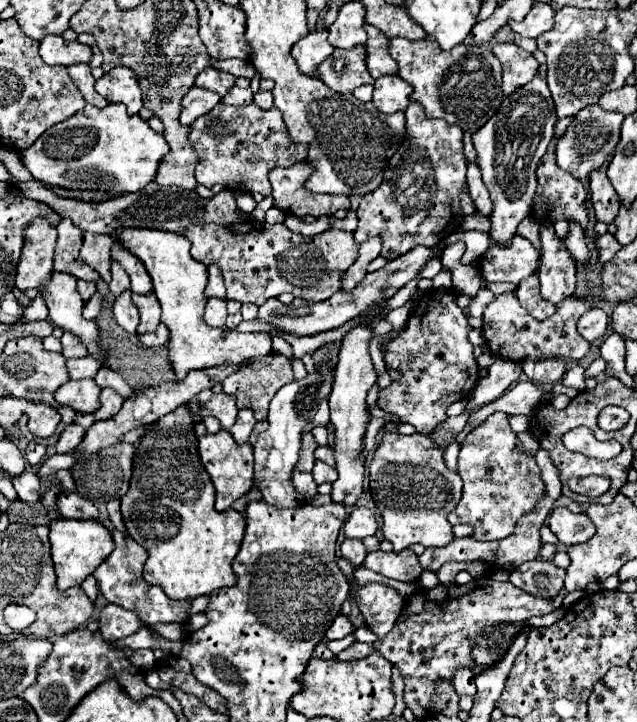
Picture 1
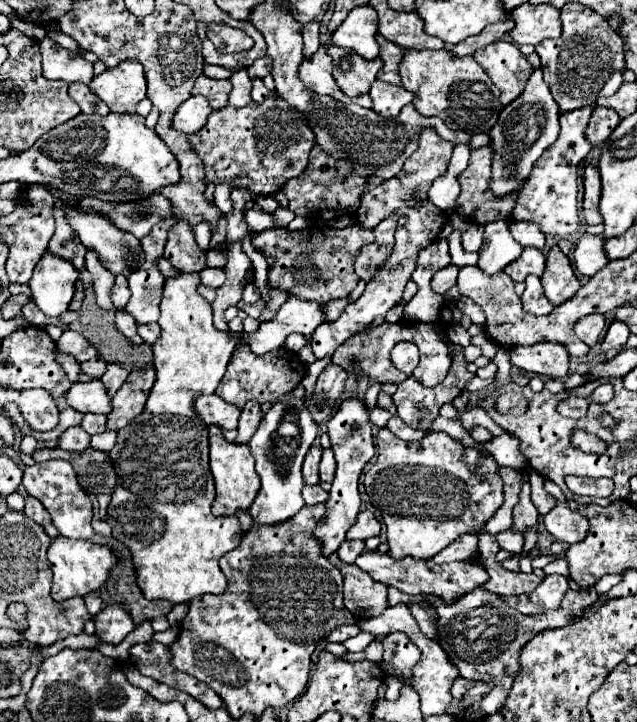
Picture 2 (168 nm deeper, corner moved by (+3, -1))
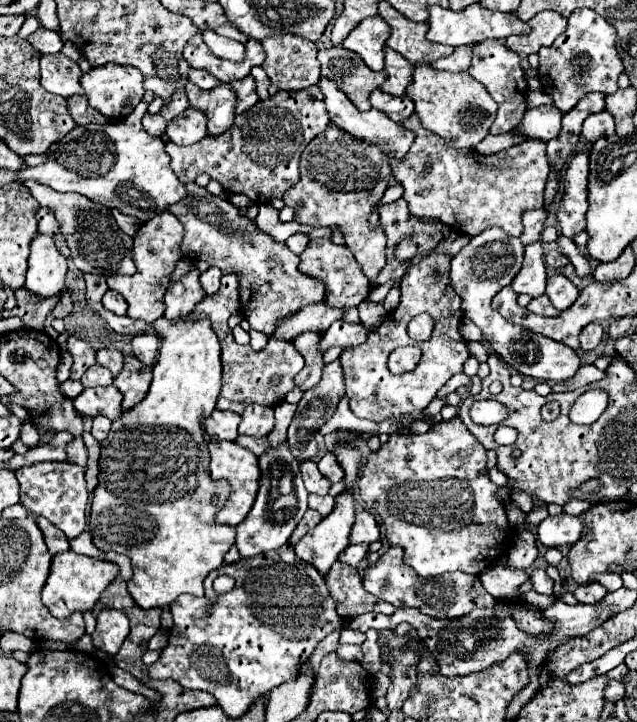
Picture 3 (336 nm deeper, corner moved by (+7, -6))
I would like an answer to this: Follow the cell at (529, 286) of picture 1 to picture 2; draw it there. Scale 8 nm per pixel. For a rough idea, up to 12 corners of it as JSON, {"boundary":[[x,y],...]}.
{"boundary":[[527,276],[523,308],[535,316],[555,306],[543,294],[541,280]]}

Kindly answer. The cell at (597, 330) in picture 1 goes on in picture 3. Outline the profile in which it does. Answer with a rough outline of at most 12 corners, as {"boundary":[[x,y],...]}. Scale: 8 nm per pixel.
{"boundary":[[589,323],[581,331],[581,349],[595,349],[603,337],[599,323]]}

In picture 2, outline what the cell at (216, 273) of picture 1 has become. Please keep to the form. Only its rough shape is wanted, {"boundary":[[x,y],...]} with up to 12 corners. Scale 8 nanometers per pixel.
{"boundary":[[203,268],[201,282],[219,288],[225,282],[223,268]]}

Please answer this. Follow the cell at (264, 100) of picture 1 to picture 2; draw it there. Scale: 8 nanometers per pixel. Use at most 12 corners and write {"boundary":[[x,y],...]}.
{"boundary":[[261,78],[253,80],[255,102],[265,100],[271,92],[265,88]]}

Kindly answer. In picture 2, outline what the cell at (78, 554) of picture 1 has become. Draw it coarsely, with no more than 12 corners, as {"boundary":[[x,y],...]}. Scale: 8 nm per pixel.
{"boundary":[[57,536],[47,550],[57,602],[105,584],[107,546]]}

